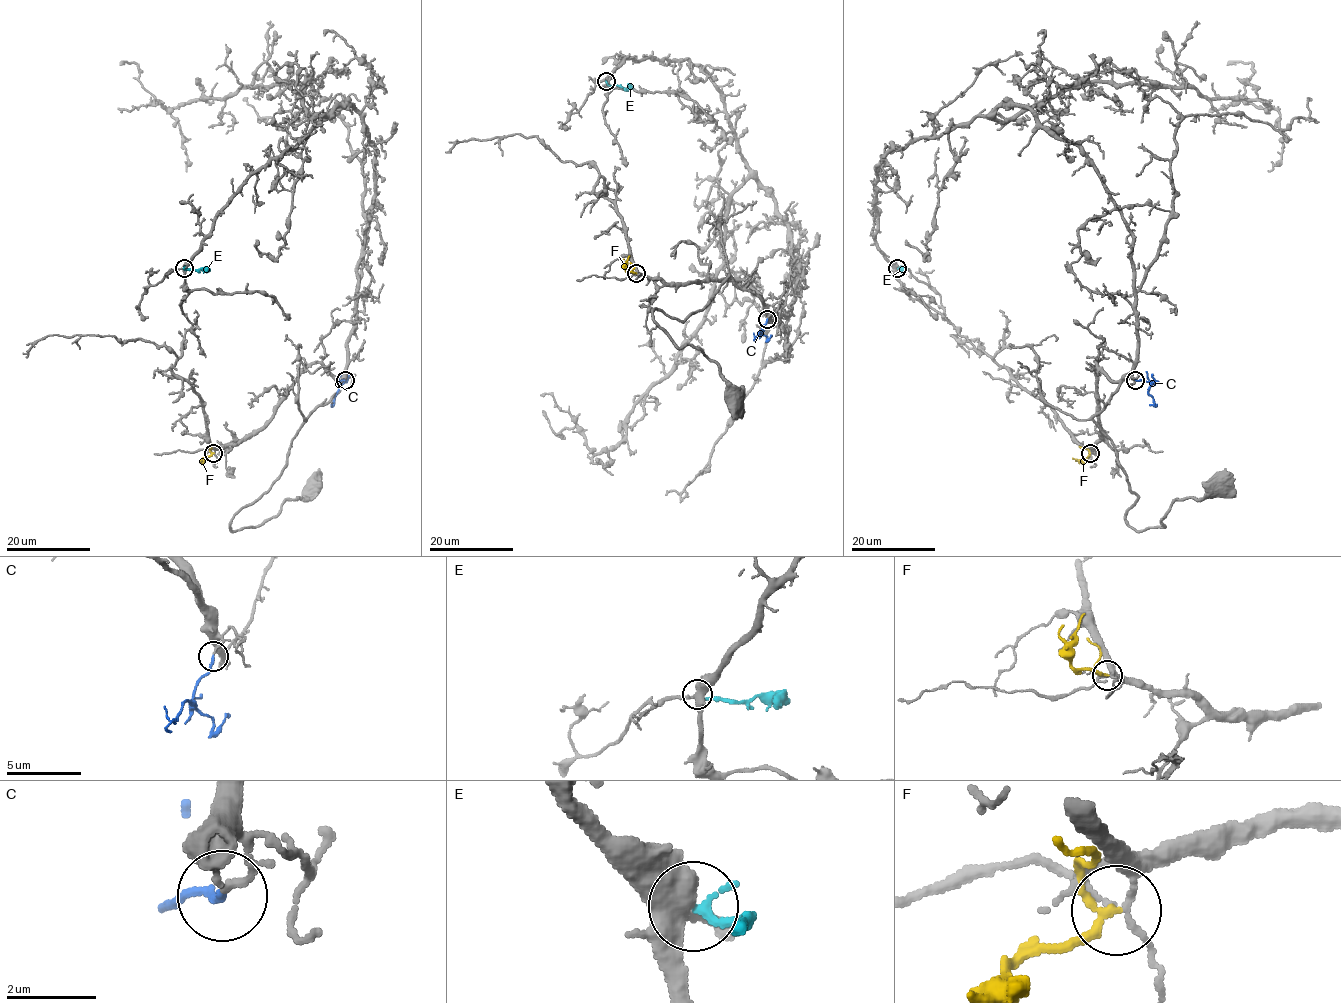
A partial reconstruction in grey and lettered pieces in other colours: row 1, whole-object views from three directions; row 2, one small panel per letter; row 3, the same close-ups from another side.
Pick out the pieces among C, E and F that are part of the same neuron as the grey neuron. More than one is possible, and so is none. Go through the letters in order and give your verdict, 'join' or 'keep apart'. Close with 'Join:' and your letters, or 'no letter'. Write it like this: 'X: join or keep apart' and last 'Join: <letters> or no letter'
C: join
E: keep apart
F: keep apart
Join: C

